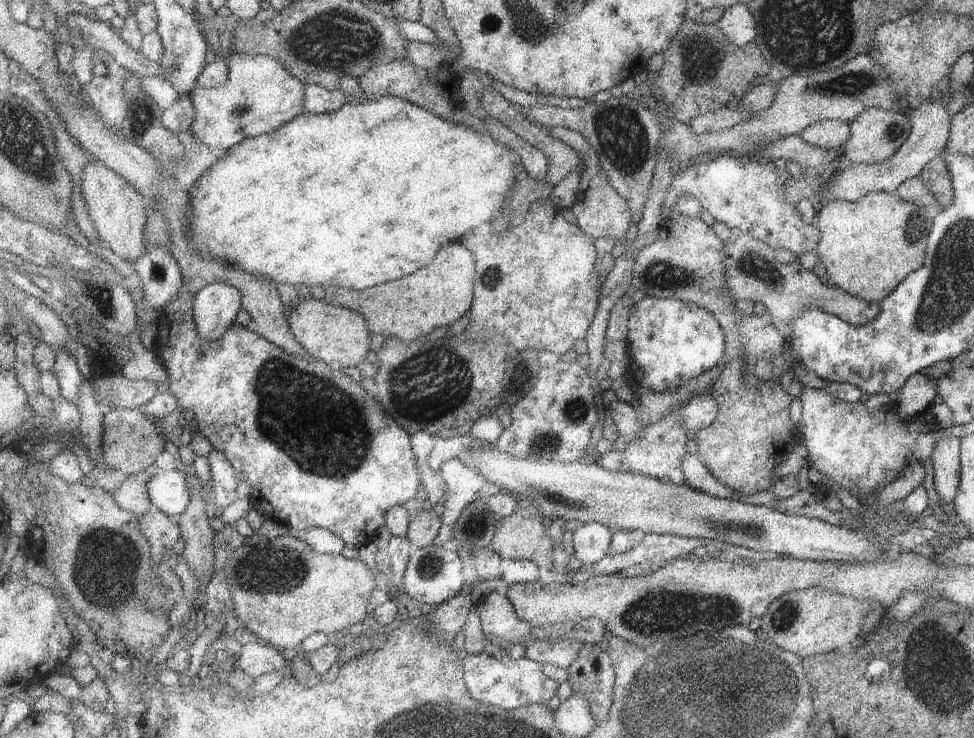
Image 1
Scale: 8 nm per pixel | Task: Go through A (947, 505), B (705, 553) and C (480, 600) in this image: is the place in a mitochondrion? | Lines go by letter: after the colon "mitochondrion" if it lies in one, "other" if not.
A: other
B: other
C: other

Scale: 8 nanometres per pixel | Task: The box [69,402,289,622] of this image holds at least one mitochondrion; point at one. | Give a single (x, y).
(108, 564)

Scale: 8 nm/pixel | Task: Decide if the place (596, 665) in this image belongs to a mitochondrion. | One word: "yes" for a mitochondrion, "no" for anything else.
no

